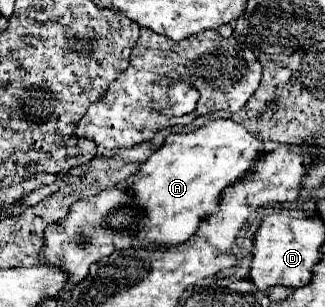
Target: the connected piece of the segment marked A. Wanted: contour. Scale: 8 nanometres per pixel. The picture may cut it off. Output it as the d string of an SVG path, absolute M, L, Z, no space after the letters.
M210 119L202 127L190 133L170 133L160 149L156 149L148 161L130 177L130 187L136 203L146 211L146 221L140 225L136 245L176 245L190 239L200 223L220 207L222 193L254 173L254 165L260 161L262 139L248 131L242 123L232 119Z

